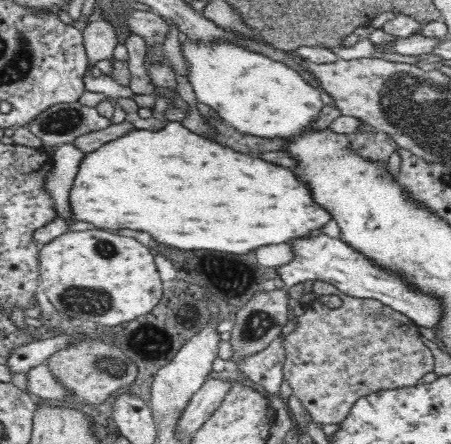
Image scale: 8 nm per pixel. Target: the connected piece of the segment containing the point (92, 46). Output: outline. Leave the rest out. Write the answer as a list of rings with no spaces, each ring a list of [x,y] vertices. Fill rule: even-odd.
[[[108,20],[88,23],[88,27],[83,34],[85,52],[89,59],[88,64],[93,64],[113,57],[117,46],[116,26]]]

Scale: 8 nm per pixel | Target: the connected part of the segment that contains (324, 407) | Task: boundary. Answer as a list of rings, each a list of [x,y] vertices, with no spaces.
[[[314,281],[312,286],[314,287],[313,292],[317,296],[334,294],[341,298],[342,304],[338,308],[328,308],[328,306],[324,306],[321,302],[309,303],[306,307],[305,313],[298,316],[299,325],[297,328],[290,334],[286,335],[286,340],[284,340],[286,360],[284,360],[283,377],[290,383],[293,389],[293,394],[298,398],[299,404],[309,413],[310,421],[313,421],[318,425],[339,424],[348,418],[352,406],[354,406],[360,398],[370,396],[370,394],[376,394],[376,392],[382,392],[382,390],[396,390],[400,388],[408,388],[408,386],[416,386],[419,384],[420,378],[422,378],[424,374],[433,372],[434,361],[432,351],[430,351],[428,346],[422,342],[424,338],[418,333],[418,326],[416,326],[407,316],[392,310],[389,306],[386,306],[383,302],[378,300],[349,296],[328,282]]]

